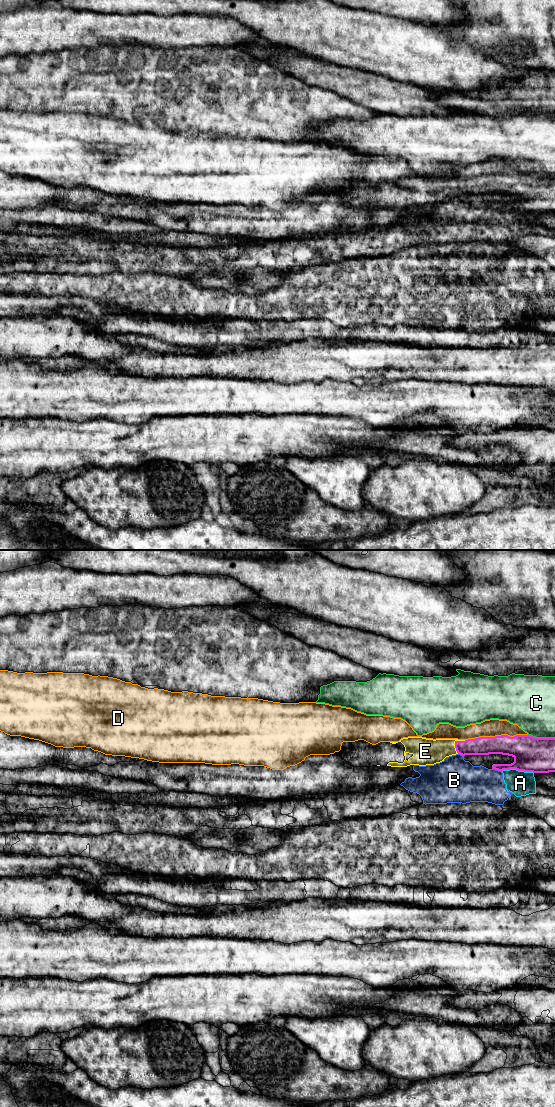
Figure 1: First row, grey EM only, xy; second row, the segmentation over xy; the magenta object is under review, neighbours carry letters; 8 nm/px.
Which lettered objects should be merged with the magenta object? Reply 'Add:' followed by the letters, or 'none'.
Add: E

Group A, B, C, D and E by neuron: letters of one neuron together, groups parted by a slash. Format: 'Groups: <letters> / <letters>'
Groups: A B / C / D / E

